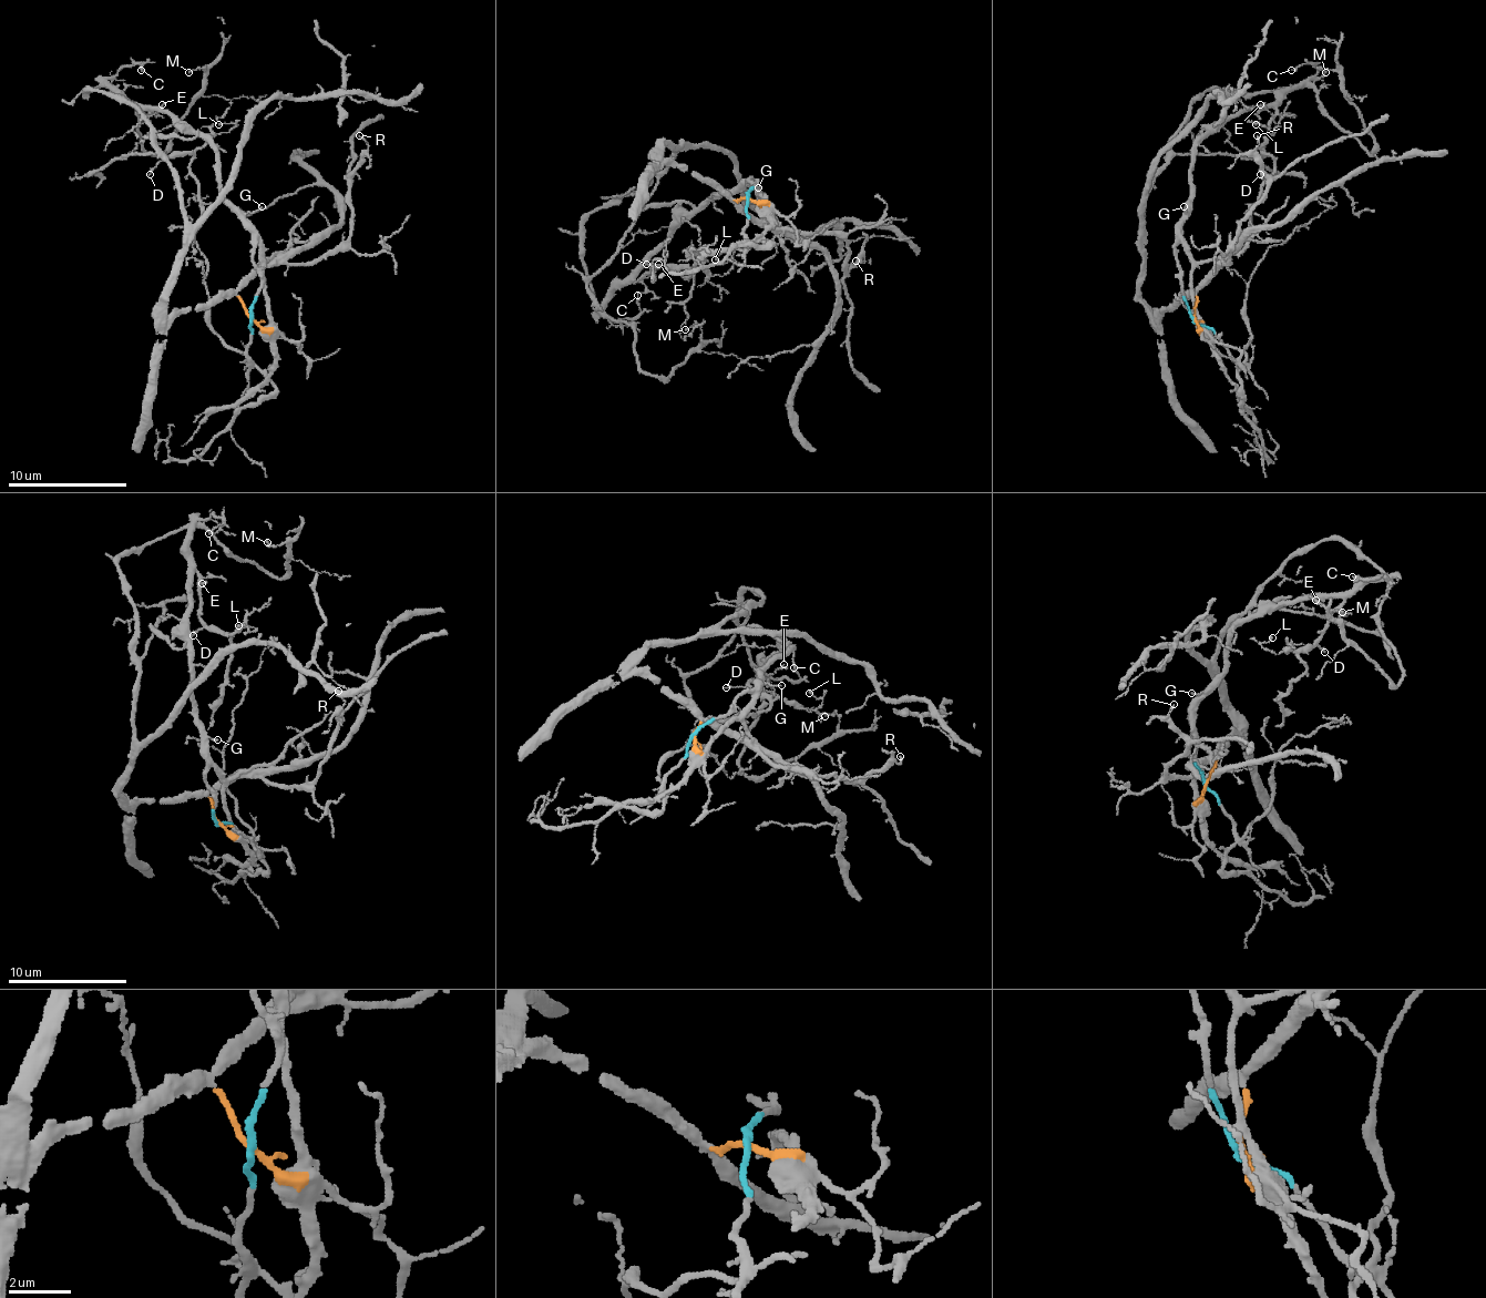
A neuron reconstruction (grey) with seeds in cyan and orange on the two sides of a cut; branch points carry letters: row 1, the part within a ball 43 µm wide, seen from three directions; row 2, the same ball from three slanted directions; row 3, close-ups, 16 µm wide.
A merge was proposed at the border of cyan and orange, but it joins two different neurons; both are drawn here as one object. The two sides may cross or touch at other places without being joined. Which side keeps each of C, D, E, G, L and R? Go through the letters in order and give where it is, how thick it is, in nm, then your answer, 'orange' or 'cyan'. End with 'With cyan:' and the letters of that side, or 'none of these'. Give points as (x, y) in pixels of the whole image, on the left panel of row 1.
C: (141, 70) | 130 nm | cyan
D: (150, 174) | 110 nm | cyan
E: (162, 104) | 130 nm | cyan
G: (262, 206) | 110 nm | cyan
L: (218, 124) | 90 nm | cyan
R: (359, 135) | 120 nm | orange
With cyan: C, D, E, G, L

